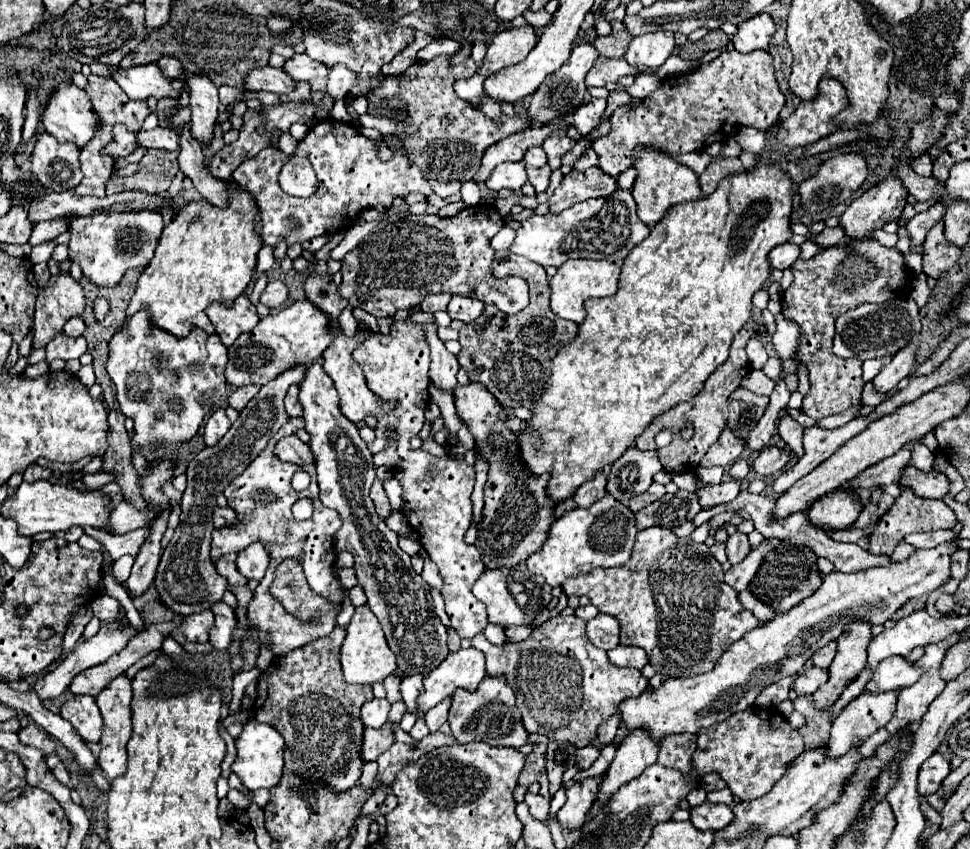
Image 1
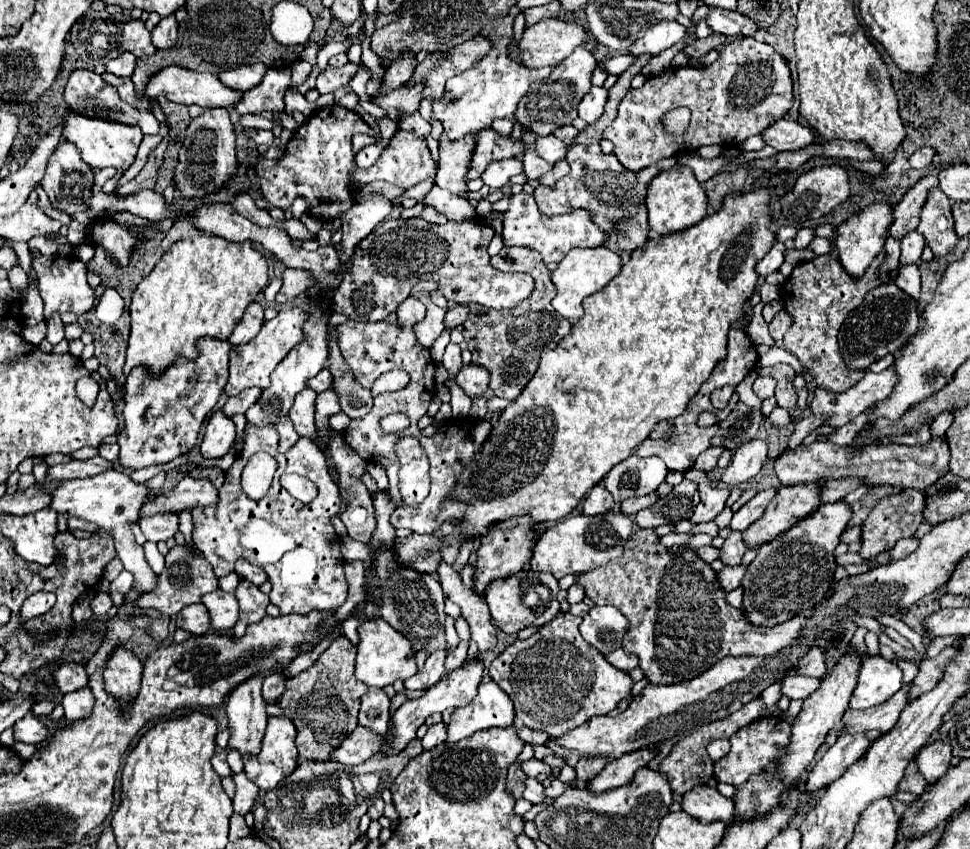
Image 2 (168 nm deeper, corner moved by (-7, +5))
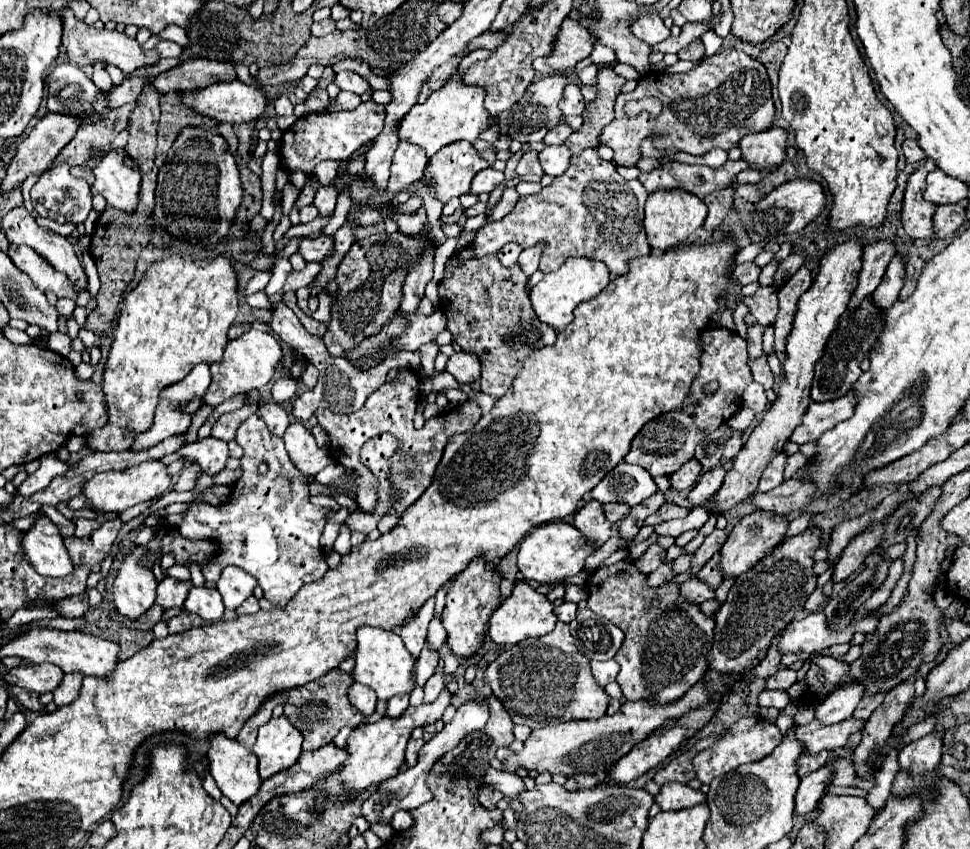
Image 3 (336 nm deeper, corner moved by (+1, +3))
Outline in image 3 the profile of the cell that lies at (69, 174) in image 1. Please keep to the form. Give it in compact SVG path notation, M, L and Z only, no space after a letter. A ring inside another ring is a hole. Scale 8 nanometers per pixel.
M59 163L47 169L39 181L31 189L33 207L39 211L41 217L53 219L57 223L83 223L91 211L91 189L85 179L77 179L71 175L71 167L67 163Z

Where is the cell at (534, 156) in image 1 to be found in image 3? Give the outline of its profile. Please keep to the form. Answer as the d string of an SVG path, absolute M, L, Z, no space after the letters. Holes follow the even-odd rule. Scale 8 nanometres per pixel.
M543 145L539 151L539 163L547 175L561 175L569 167L569 149L565 145Z

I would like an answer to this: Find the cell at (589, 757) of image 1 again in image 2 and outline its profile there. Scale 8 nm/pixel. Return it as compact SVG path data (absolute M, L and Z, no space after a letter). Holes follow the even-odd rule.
M583 757L575 765L575 777L581 785L587 785L597 773L601 773L601 769L605 765L607 765L607 761L601 757Z

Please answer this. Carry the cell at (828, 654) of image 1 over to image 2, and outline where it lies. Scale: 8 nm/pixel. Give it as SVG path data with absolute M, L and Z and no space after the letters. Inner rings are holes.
M815 645L811 647L803 657L797 667L797 675L805 677L823 677L825 675L825 661L823 661L823 651Z

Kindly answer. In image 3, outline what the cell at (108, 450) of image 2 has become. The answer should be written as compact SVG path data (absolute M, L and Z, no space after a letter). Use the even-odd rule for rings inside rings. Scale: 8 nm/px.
M205 437L201 441L189 443L185 447L181 447L179 451L165 456L161 459L165 465L169 465L181 457L187 457L193 463L201 465L201 471L205 475L215 475L225 467L227 461L227 443L215 437Z

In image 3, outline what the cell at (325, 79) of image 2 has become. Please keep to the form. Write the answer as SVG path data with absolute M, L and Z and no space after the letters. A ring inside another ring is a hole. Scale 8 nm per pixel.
M339 71L339 73L335 75L333 83L335 83L339 89L347 89L347 91L353 91L353 93L359 93L359 95L363 95L365 91L371 89L369 83L367 83L361 75L357 75L357 73L353 73L353 71Z

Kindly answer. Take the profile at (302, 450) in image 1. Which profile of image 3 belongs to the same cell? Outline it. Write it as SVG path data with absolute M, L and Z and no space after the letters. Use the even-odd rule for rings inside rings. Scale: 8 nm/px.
M273 401L261 403L261 409L257 409L257 415L267 423L269 431L277 437L281 437L289 425L289 417L287 417L285 409Z

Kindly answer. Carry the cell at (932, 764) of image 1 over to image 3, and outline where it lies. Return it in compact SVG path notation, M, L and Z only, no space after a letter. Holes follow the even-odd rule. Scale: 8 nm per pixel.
M931 733L909 743L899 753L899 767L913 777L921 773L933 773L941 761L941 745L941 737Z

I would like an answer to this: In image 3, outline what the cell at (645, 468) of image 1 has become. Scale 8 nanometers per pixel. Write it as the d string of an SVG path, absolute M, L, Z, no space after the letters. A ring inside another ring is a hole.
M621 461L613 471L609 471L603 477L603 481L591 491L591 495L599 503L619 501L633 507L645 501L655 491L657 491L657 485L649 475L649 471L641 469L639 465Z

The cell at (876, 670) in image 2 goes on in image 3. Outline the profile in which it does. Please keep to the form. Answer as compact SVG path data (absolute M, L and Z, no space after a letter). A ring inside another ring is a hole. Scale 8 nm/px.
M849 681L839 685L827 695L827 699L817 707L815 717L825 725L845 721L853 715L859 701L865 697L865 685L861 681Z

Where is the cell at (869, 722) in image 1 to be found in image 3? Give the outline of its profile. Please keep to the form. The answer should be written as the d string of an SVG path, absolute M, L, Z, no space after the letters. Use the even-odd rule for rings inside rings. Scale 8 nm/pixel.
M829 757L827 763L819 771L813 771L813 773L801 777L801 785L795 795L795 811L797 813L801 813L801 815L811 813L819 805L819 801L827 793L829 783L833 781L833 765L837 759L839 757Z

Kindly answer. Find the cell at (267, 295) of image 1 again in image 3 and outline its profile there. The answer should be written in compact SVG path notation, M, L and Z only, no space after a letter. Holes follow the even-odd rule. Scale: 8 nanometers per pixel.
M307 263L307 267L303 271L291 271L289 277L287 277L287 281L285 281L285 285L283 285L283 289L277 295L271 295L269 299L273 303L275 301L283 301L283 295L287 291L297 291L301 287L307 287L309 281L313 281L313 277L317 277L319 269L321 269L321 263Z

